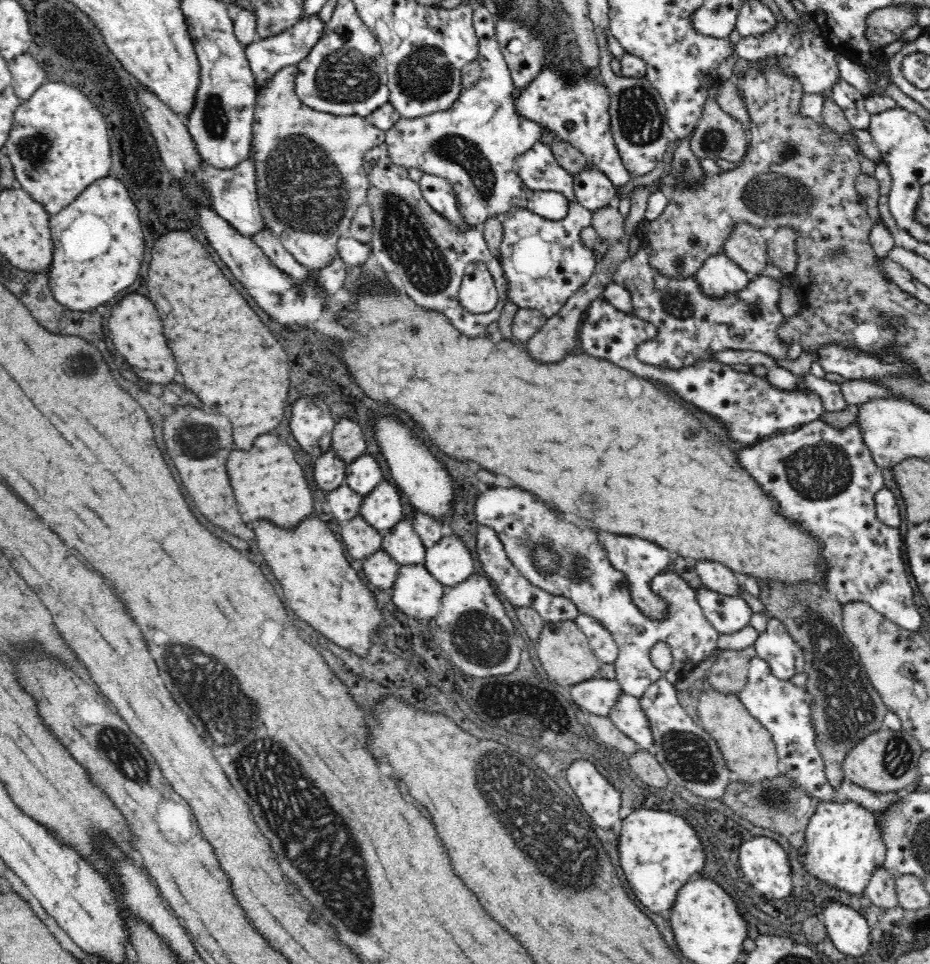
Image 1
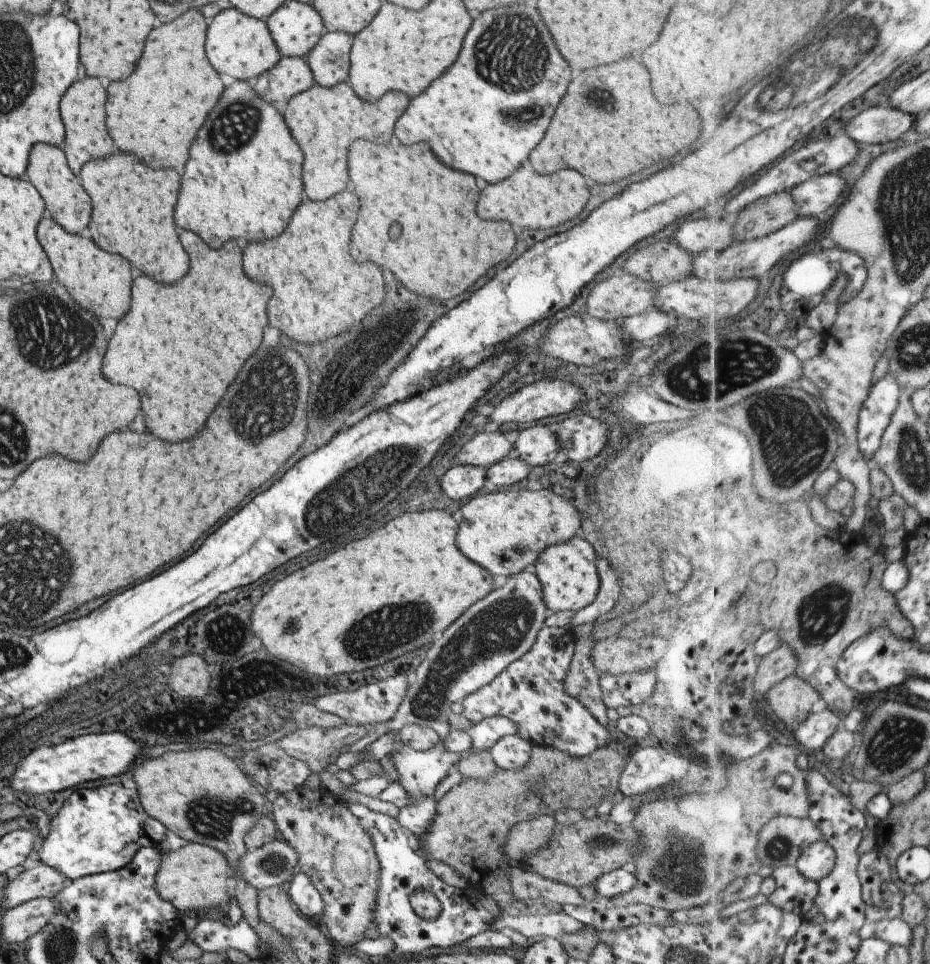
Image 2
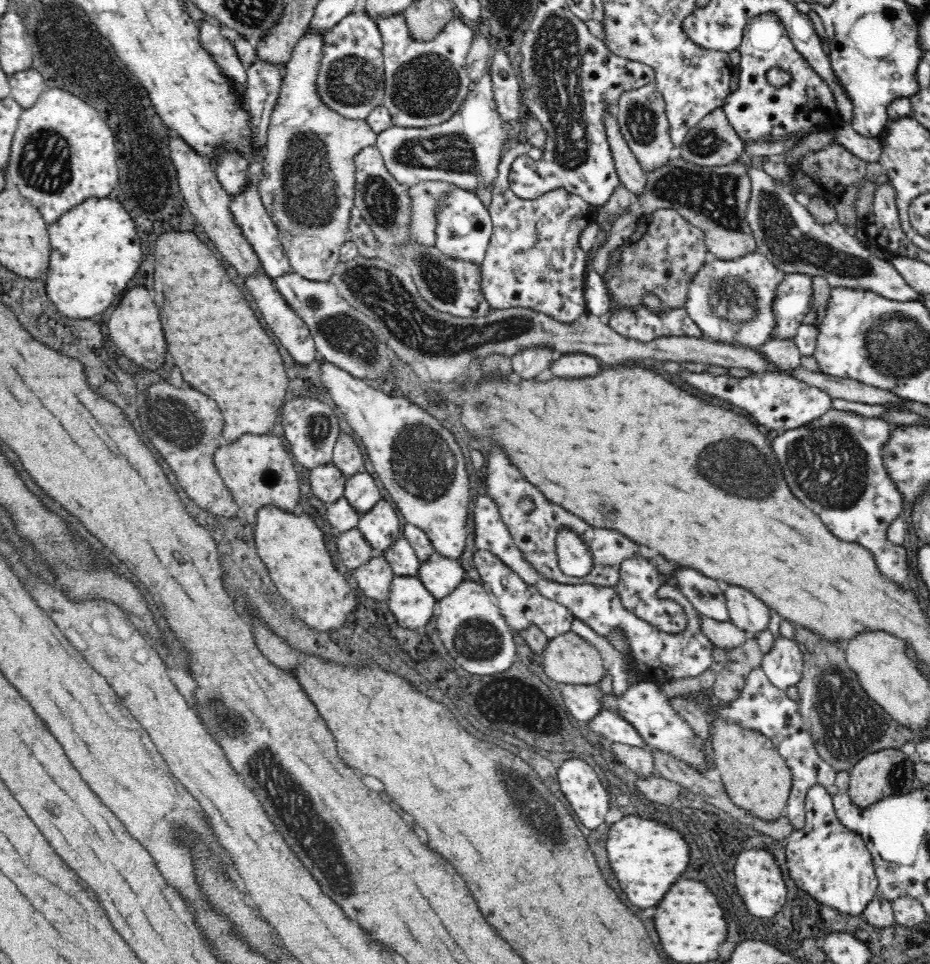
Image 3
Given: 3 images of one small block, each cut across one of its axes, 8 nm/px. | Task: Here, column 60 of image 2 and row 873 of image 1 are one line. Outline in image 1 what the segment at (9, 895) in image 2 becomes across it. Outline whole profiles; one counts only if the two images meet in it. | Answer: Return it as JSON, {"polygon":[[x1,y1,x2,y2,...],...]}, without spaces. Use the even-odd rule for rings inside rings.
{"polygon":[[883,865,878,866,871,874,864,894,867,898,870,898,873,904,882,908,882,910,898,905,895,891,895,877]]}

